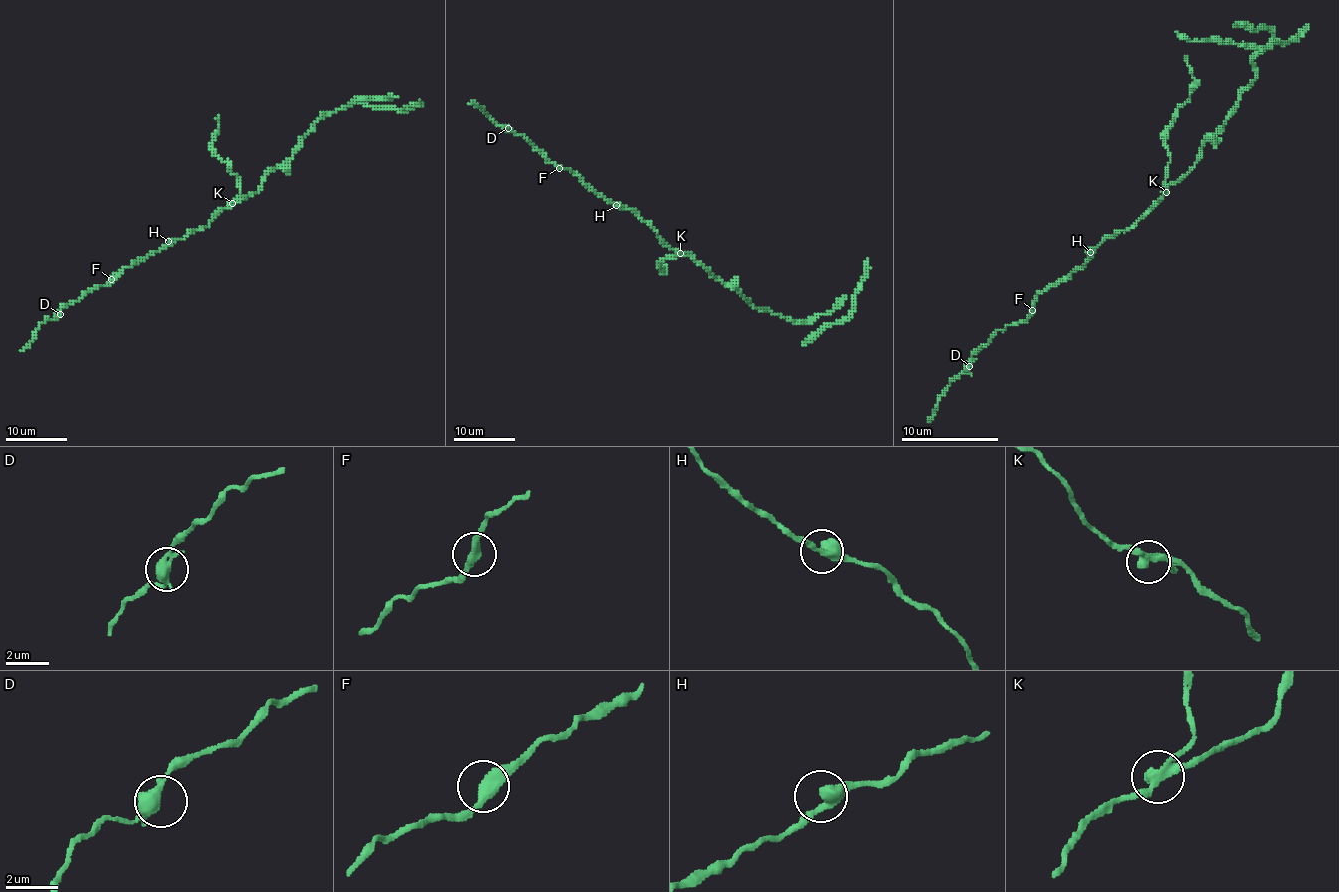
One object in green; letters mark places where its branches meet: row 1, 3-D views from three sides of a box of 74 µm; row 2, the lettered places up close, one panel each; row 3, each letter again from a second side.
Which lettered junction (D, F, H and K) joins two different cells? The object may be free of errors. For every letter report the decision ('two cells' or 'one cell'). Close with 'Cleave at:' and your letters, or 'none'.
D: one cell
F: one cell
H: one cell
K: two cells
Cleave at: K

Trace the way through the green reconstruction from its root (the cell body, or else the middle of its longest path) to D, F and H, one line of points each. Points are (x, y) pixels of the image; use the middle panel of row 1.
D: (678, 252), (669, 248), (632, 210), (613, 205), (573, 171), (551, 163), (508, 128)
F: (678, 252), (669, 248), (658, 233), (632, 210), (613, 205), (573, 171), (559, 168)
H: (678, 252), (669, 248), (658, 233), (632, 210), (616, 205)

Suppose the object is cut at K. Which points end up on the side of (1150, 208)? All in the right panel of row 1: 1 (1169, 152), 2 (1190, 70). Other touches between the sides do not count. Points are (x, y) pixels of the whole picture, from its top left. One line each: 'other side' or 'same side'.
1: same side
2: same side

